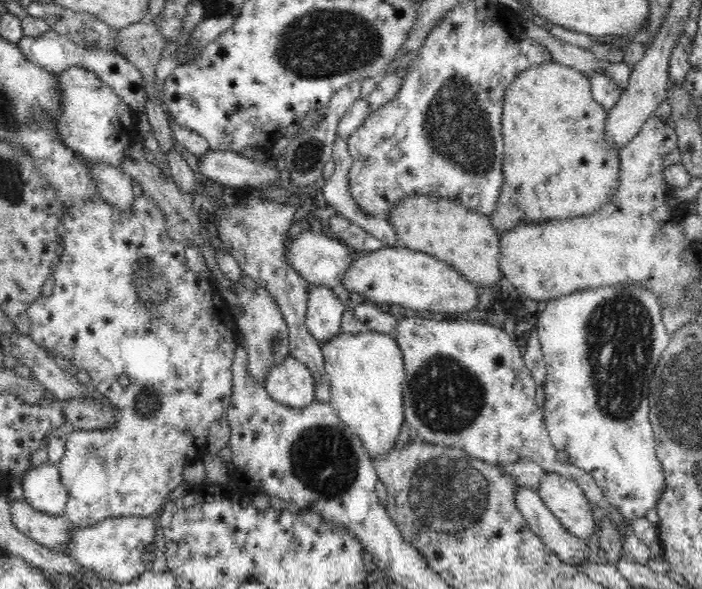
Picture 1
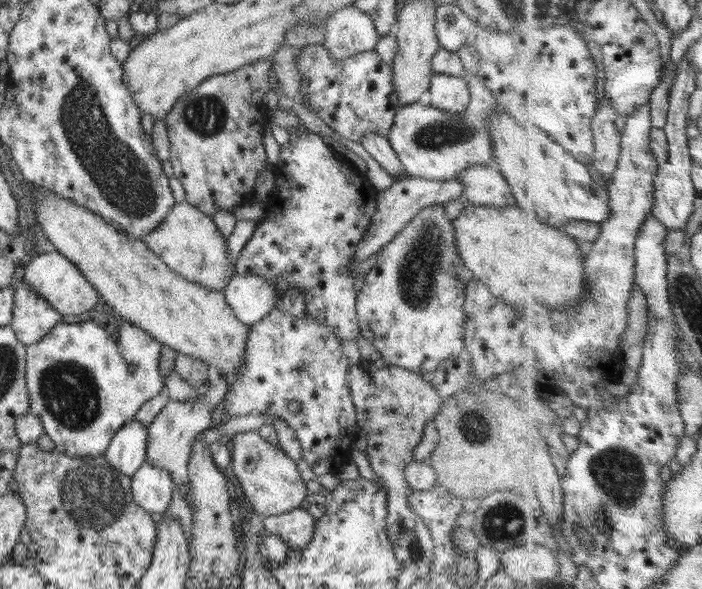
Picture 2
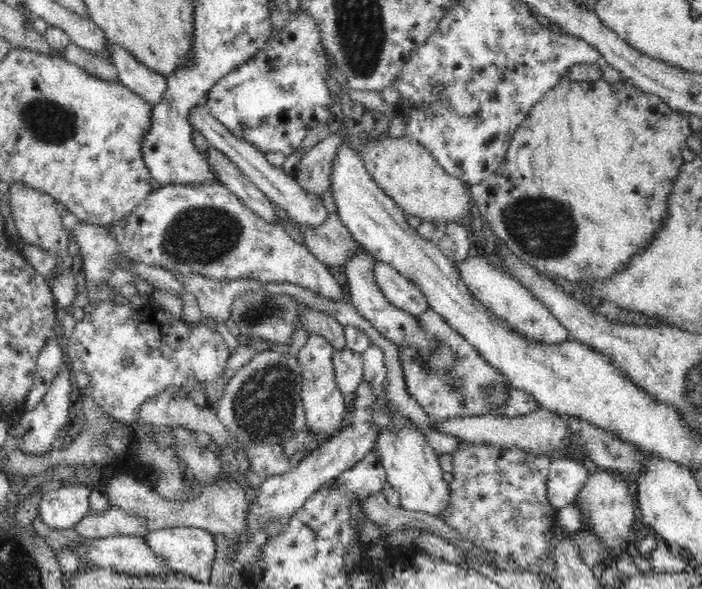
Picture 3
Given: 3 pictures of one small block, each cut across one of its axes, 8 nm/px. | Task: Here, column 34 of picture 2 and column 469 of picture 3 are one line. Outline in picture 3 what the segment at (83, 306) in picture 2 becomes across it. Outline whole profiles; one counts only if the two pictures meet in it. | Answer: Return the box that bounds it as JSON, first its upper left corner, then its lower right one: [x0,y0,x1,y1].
[457,257,570,345]

